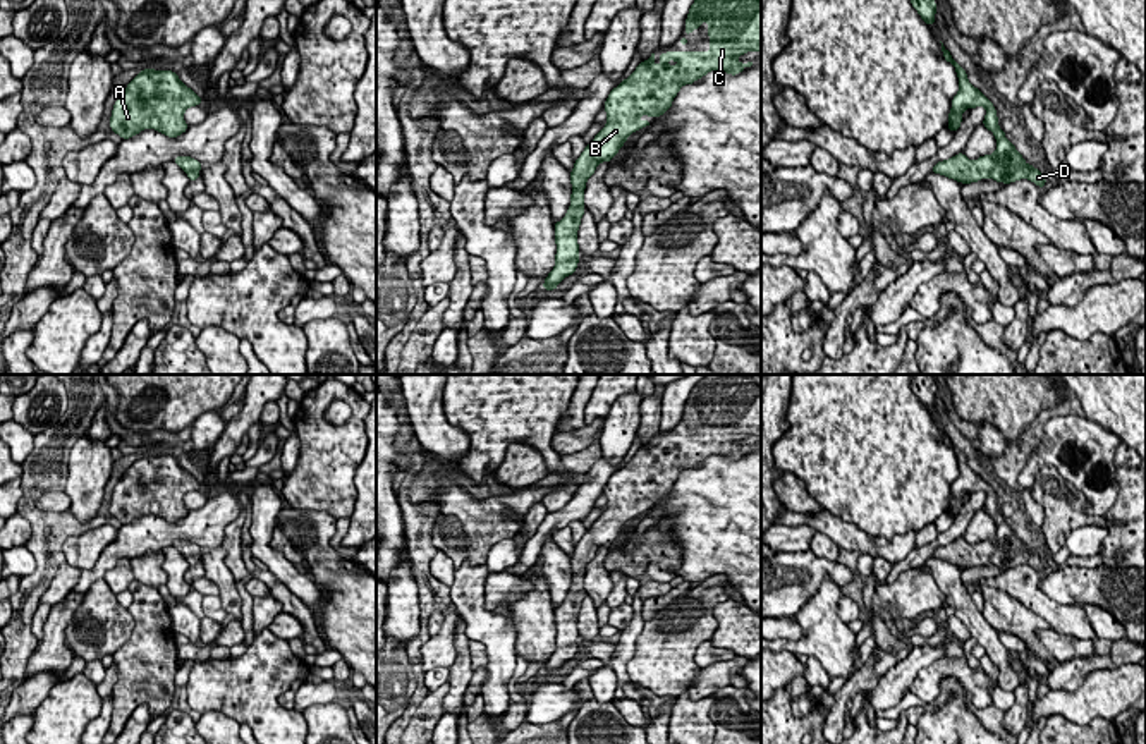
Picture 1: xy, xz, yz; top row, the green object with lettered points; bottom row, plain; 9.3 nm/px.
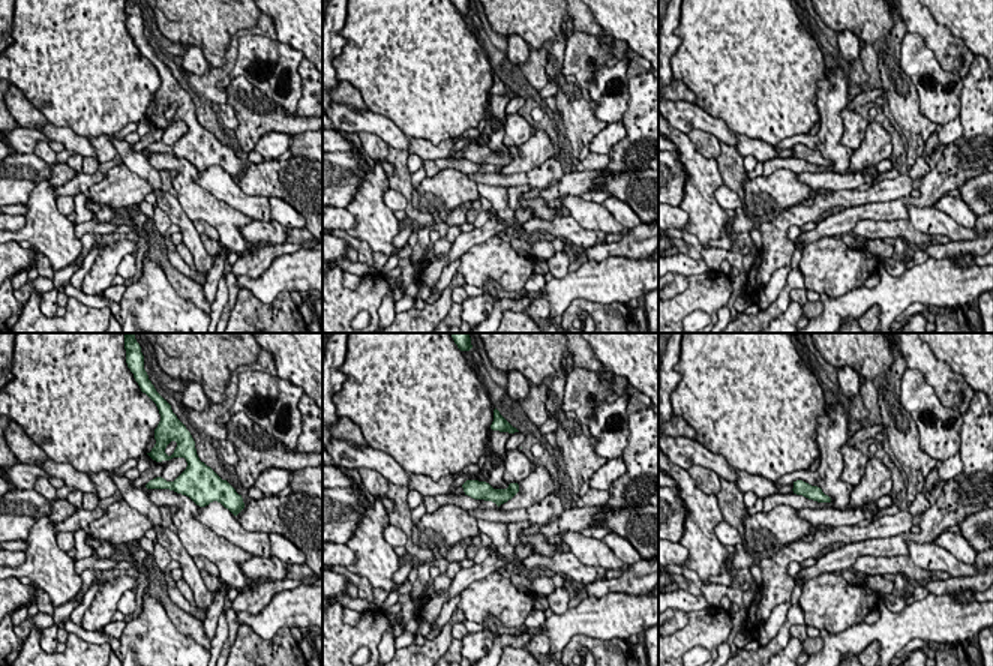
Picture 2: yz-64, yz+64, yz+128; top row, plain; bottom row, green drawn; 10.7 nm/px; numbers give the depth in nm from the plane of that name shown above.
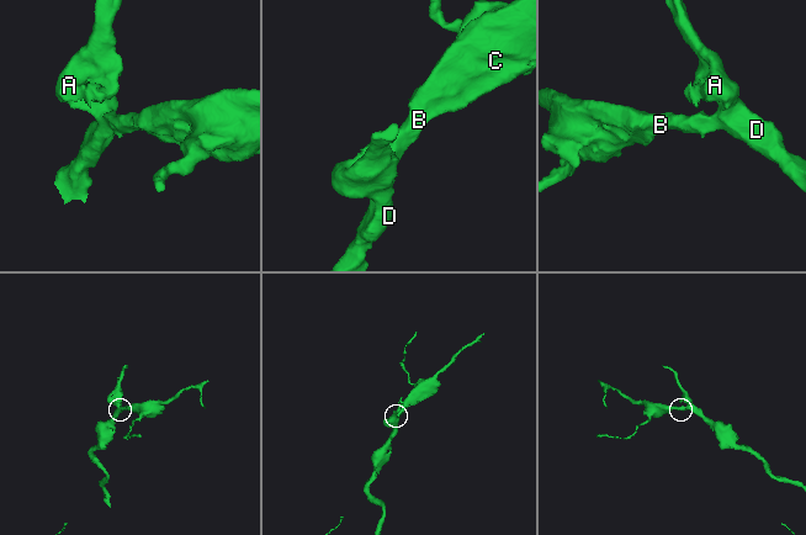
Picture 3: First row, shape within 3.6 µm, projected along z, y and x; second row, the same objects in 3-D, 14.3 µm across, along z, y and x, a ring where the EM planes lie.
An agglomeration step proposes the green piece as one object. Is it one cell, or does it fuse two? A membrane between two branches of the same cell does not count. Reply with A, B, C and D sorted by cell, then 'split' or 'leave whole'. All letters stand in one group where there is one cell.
groups A B C D; leave whole

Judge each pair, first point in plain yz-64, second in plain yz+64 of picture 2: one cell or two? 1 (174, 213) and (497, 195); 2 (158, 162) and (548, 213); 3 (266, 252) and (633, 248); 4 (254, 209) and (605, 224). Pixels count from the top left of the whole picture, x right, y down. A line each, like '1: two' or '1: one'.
1: one
2: one
3: one
4: one

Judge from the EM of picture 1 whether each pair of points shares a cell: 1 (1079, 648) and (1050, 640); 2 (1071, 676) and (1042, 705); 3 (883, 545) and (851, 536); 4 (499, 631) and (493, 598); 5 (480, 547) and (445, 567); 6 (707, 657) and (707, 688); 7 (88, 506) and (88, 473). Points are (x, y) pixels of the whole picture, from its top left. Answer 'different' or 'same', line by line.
1: same
2: different
3: different
4: different
5: different
6: different
7: same

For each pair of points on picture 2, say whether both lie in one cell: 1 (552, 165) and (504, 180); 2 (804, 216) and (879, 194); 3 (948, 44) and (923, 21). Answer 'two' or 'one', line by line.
1: one
2: one
3: one

